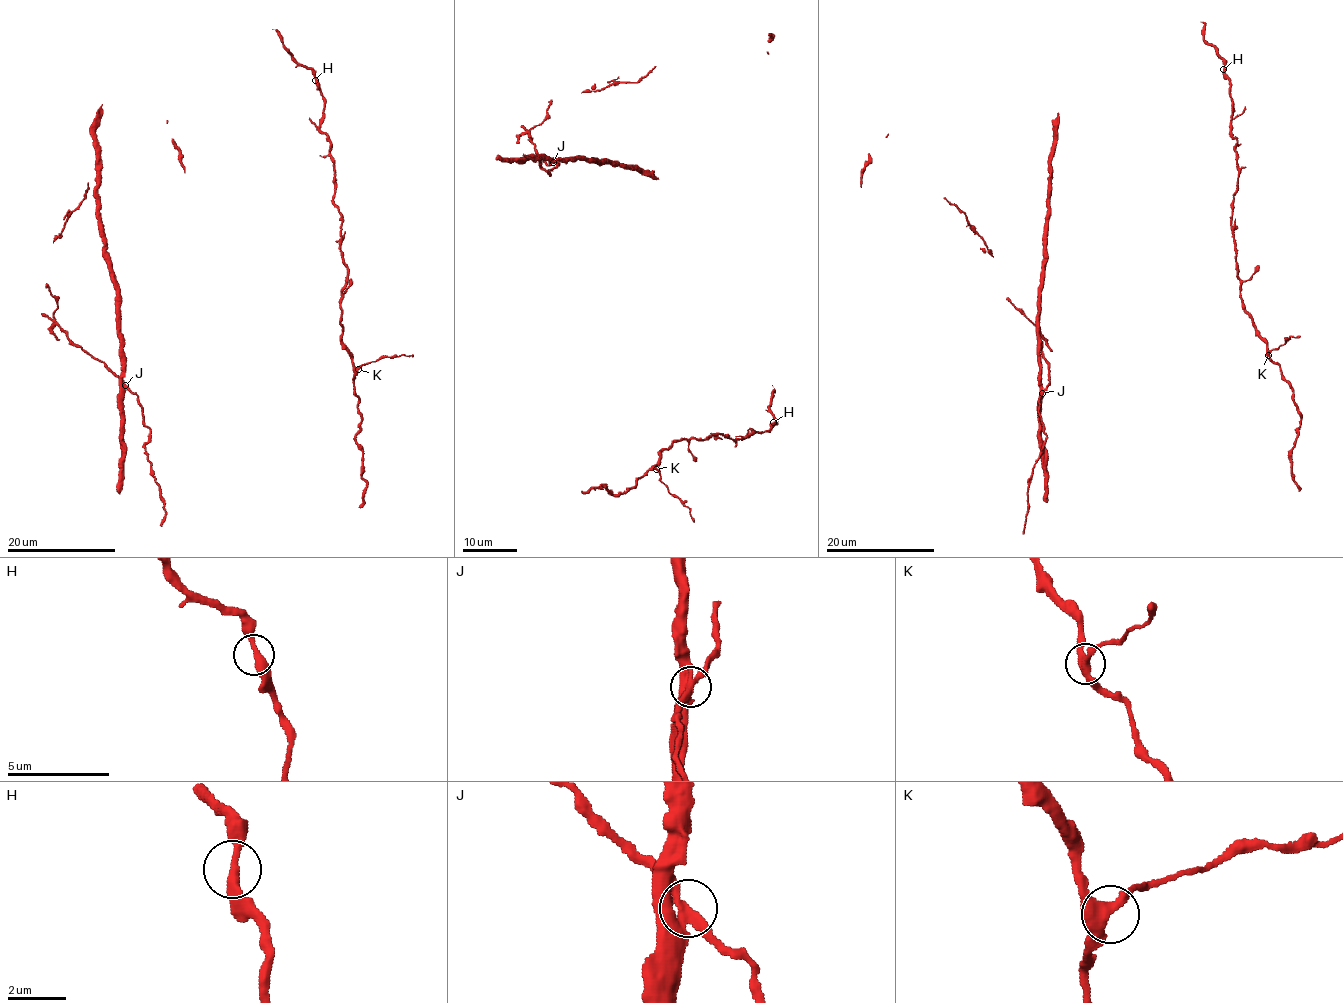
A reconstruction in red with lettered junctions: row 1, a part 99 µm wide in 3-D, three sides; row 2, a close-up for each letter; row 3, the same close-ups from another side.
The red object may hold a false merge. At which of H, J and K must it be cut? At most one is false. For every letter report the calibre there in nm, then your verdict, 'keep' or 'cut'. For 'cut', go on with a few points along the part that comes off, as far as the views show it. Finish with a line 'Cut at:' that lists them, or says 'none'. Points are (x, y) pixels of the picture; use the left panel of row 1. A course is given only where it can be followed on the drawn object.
H: 320 nm | keep
J: 320 nm | cut
K: 360 nm | keep
Cut at: J

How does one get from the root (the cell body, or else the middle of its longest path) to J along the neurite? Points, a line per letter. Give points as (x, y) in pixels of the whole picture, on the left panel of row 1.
J: (102, 104), (99, 127), (95, 129), (97, 211), (105, 260), (117, 294), (125, 385)

